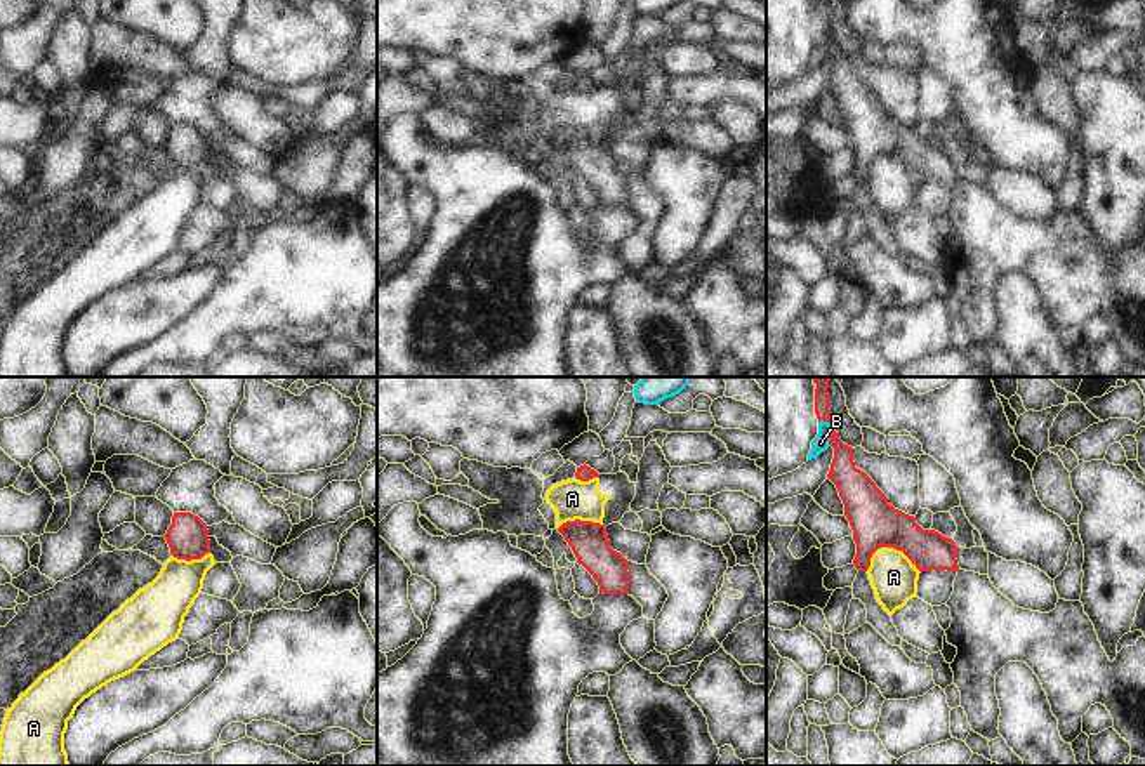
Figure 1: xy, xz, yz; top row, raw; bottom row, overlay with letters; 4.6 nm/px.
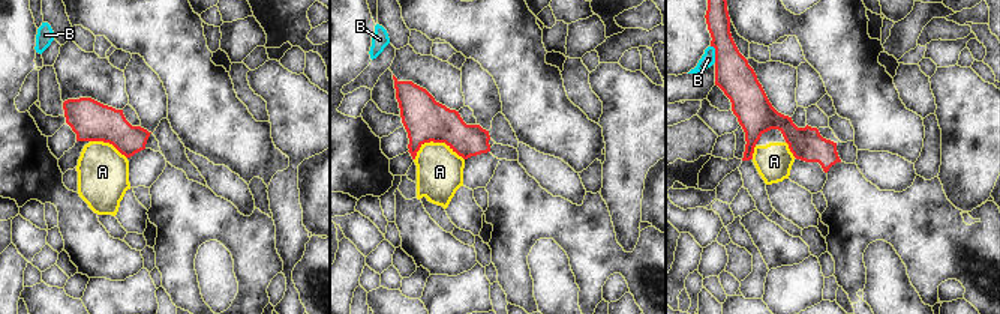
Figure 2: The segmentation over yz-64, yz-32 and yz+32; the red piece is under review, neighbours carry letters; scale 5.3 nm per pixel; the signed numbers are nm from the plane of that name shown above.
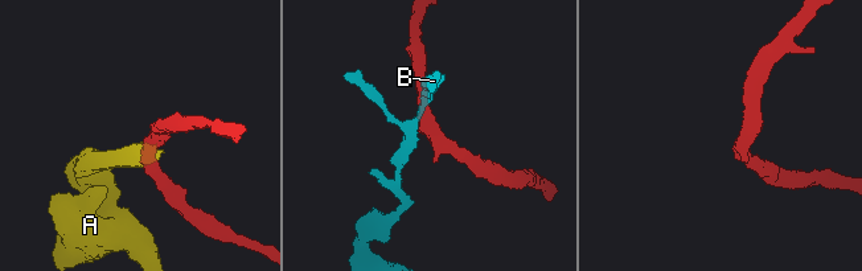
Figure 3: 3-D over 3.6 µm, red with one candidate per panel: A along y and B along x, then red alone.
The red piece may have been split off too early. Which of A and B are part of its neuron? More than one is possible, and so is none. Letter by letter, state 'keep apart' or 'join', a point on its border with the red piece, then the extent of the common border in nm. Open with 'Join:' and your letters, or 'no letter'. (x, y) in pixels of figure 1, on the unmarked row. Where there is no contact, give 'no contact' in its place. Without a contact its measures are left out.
Join: no letter
A: keep apart; meets red in xz at (579, 131); contact 200 nm long
B: keep apart; meets red in yz at (829, 47); contact 80 nm long

